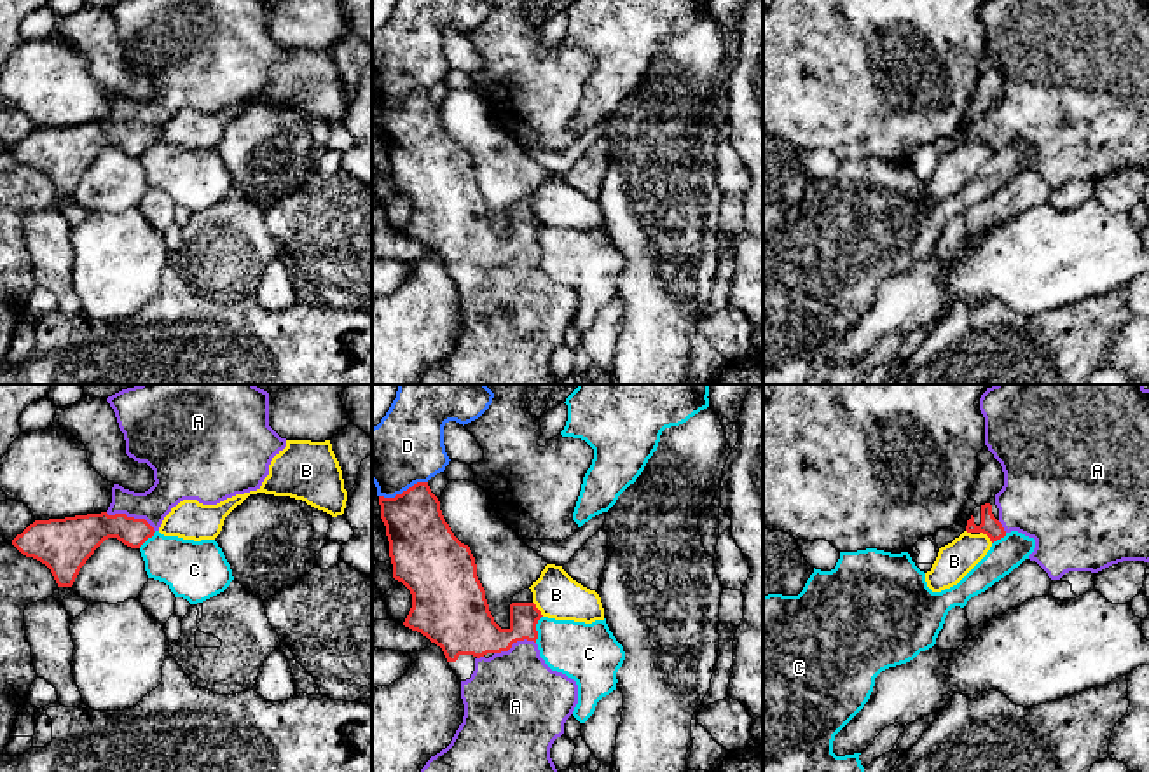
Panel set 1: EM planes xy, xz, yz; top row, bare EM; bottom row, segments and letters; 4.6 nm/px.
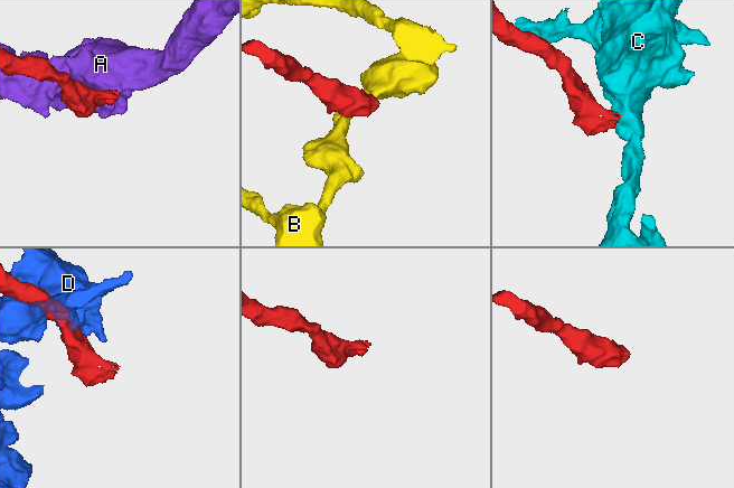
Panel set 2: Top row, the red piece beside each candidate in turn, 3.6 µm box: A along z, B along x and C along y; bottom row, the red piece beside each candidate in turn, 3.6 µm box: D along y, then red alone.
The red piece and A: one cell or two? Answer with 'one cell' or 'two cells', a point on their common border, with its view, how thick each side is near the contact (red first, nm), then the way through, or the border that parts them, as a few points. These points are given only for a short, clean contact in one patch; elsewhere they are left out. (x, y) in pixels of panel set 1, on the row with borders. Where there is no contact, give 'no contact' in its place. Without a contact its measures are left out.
one cell; meets red in xy at (131, 517); 190 nm thick on the red side, 180 nm on the other; runs through xy (81, 535), (131, 517), (142, 514), (173, 482)

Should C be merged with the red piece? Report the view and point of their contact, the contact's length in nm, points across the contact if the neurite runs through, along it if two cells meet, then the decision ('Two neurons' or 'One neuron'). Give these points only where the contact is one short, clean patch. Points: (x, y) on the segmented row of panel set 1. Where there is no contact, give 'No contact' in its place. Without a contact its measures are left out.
Touches red at xz (535, 629). Shared border 130 nm. Boundary: xz (542, 615), (536, 624), (535, 641). Two neurons

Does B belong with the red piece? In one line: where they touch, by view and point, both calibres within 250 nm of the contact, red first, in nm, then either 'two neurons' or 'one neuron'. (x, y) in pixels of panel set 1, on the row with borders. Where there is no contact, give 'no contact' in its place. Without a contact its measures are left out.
meets red in xz at (536, 608); 140 nm thick on the red side, 220 nm on the other; two neurons

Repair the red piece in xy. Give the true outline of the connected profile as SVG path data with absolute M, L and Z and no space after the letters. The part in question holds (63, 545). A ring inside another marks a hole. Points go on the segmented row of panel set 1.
M140 384L107 402L124 433L126 454L147 463L155 482L145 493L114 484L107 512L35 520L12 540L23 555L51 569L58 587L72 587L80 568L108 538L140 548L183 500L217 505L260 489L272 458L286 447L286 438L269 426L269 393L255 384Z

